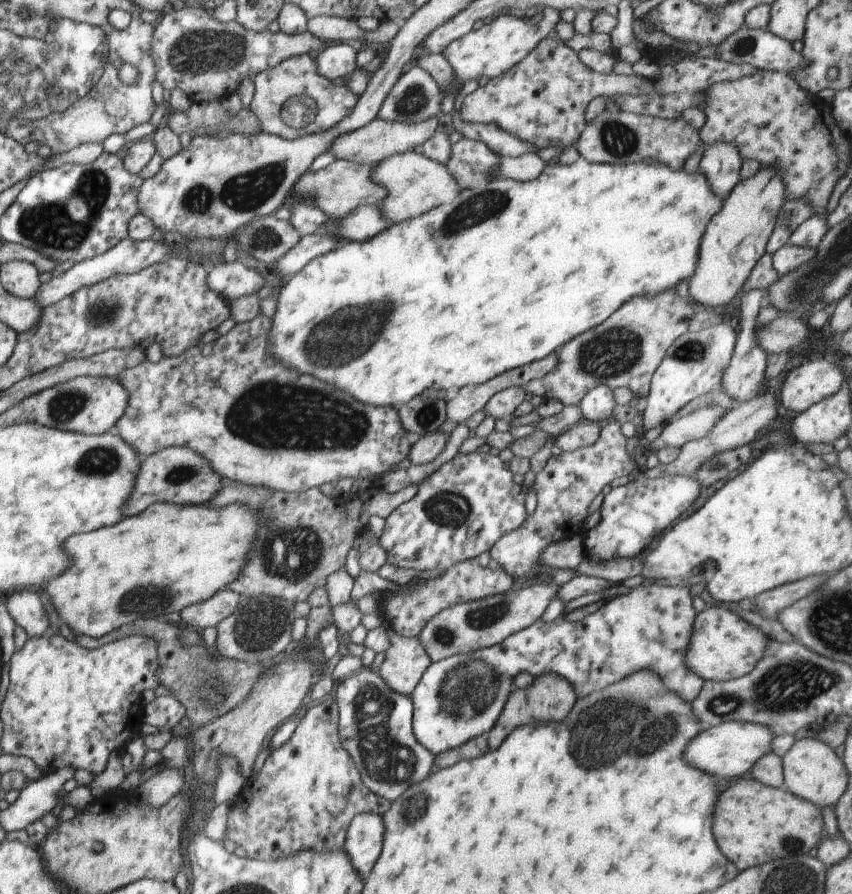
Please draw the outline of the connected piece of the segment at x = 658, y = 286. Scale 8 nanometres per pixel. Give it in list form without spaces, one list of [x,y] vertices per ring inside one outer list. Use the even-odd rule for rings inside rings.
[[[582,156],[572,164],[562,165],[553,160],[546,163],[544,170],[531,181],[496,179],[489,184],[462,189],[450,202],[418,218],[390,225],[364,242],[344,242],[328,254],[311,260],[291,278],[278,282],[281,291],[276,297],[278,306],[271,319],[273,325],[267,349],[273,358],[288,365],[289,369],[334,384],[359,401],[377,407],[389,406],[398,410],[434,384],[436,388],[444,388],[452,382],[452,386],[460,389],[468,385],[481,385],[502,372],[548,356],[558,346],[604,322],[626,300],[634,296],[659,295],[665,290],[676,289],[682,281],[690,280],[697,267],[705,228],[712,217],[720,212],[723,202],[700,170],[689,173],[685,168],[673,169],[652,159],[621,165],[591,163]]]

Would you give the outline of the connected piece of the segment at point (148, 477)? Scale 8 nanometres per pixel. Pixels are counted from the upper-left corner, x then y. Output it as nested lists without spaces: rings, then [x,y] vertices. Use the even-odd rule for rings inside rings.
[[[171,446],[142,460],[135,489],[127,500],[126,516],[143,513],[157,502],[179,505],[202,505],[213,499],[220,489],[222,477],[212,468],[210,461],[195,450],[183,446]]]

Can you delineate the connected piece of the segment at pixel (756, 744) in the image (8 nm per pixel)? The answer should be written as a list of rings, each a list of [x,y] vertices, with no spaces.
[[[726,721],[716,726],[706,727],[696,737],[689,742],[685,748],[684,758],[703,770],[722,778],[737,780],[744,776],[748,770],[756,764],[764,755],[772,753],[772,740],[775,734],[766,726],[760,723]]]

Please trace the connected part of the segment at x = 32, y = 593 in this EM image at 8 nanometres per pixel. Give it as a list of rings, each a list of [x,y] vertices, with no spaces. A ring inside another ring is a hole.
[[[26,589],[12,592],[8,594],[6,604],[15,624],[24,628],[30,637],[50,632],[50,614],[40,591]]]

